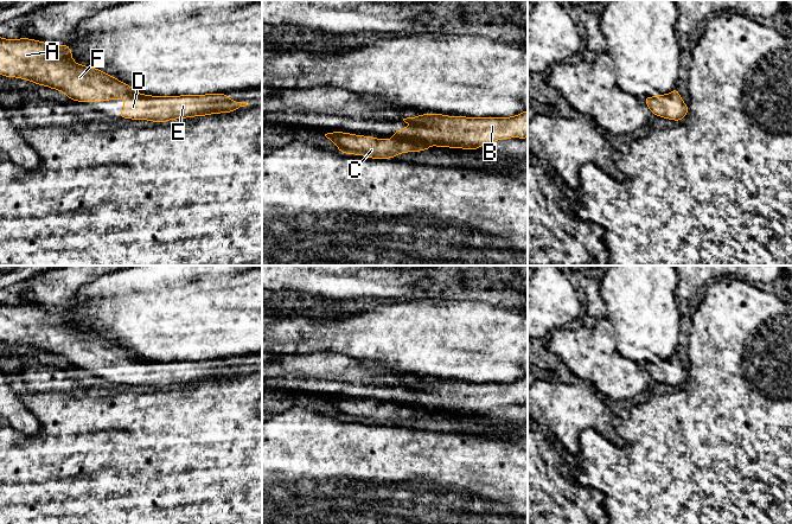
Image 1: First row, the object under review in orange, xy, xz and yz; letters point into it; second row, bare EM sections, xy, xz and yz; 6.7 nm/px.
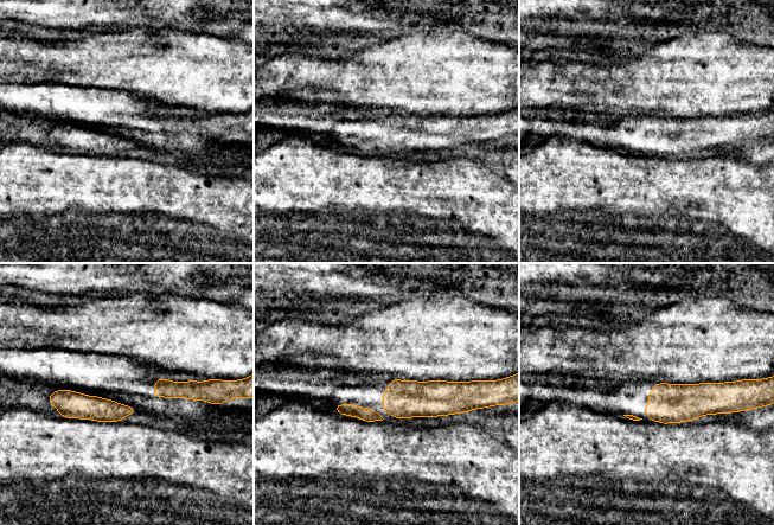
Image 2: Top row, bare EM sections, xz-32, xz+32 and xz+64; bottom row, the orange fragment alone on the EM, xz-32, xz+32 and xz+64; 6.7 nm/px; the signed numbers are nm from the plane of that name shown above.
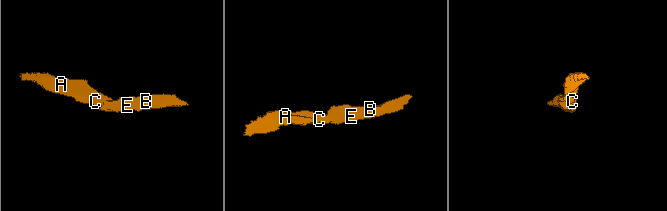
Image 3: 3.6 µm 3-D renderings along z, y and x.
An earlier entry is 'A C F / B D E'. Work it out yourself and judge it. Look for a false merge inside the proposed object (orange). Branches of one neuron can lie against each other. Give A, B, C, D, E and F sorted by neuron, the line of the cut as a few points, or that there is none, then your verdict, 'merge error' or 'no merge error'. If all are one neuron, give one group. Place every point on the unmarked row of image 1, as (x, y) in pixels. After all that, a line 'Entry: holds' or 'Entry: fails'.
groups A B C D E F; cut none; no merge error
Entry: fails

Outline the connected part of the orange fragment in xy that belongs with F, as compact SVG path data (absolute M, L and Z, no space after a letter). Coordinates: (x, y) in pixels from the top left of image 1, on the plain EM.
M0 302L0 340L27 345L38 351L57 354L71 366L77 368L91 369L124 363L124 372L120 377L119 384L147 385L158 389L174 384L232 378L249 370L248 368L231 366L226 363L226 358L180 362L142 360L102 336L75 328L69 309L56 311L31 303L11 306Z

